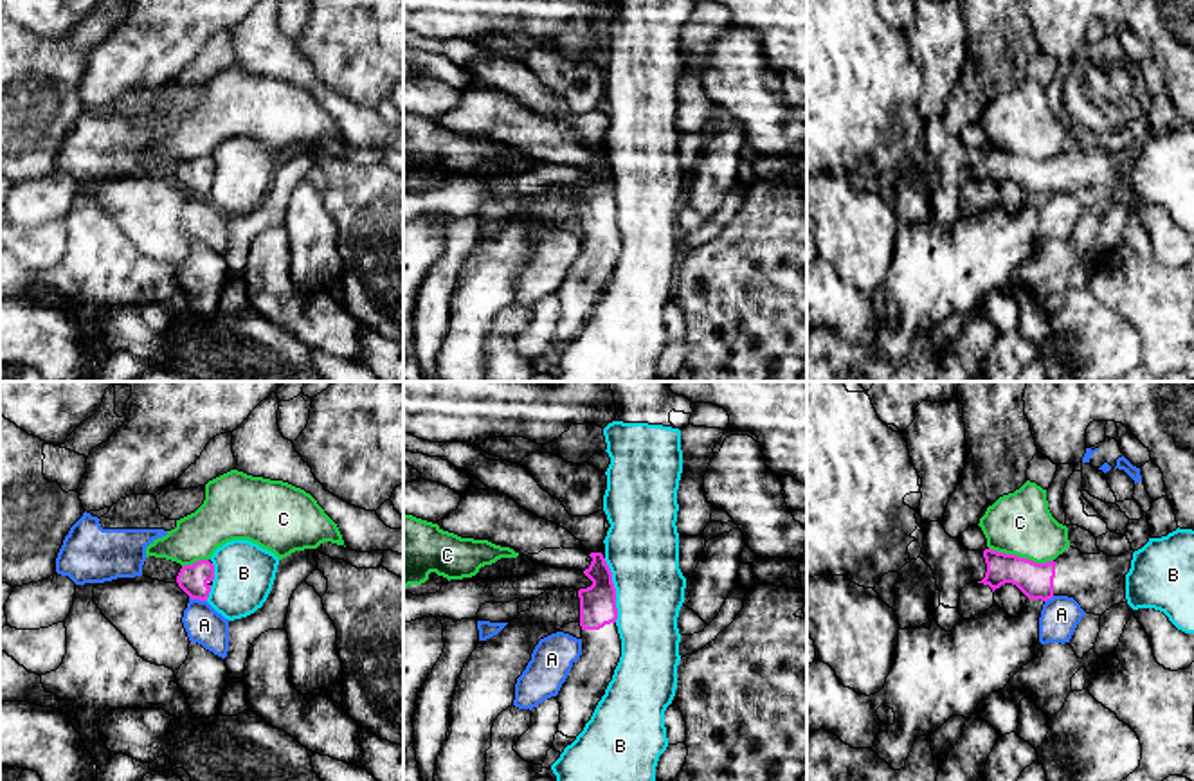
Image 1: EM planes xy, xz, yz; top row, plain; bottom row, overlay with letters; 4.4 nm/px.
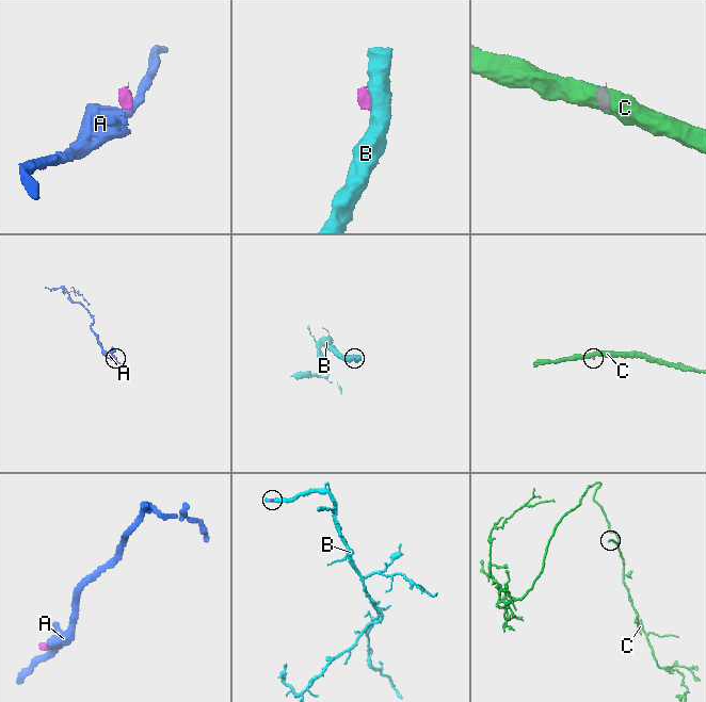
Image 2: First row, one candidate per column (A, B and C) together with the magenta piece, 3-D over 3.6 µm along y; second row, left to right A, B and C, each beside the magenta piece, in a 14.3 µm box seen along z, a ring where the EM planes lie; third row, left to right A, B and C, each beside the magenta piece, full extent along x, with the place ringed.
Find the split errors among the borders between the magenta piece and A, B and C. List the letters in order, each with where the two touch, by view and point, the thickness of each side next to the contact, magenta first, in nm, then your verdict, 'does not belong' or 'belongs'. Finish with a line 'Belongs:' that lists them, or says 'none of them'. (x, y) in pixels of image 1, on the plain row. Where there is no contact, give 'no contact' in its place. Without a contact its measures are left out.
A: xy (198, 195) | 130/170 nm | does not belong
B: xz (615, 188) | 160/340 nm | does not belong
C: yz (1022, 155) | 160/280 nm | does not belong
Belongs: none of them

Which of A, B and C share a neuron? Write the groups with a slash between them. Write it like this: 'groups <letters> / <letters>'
groups A / B / C

